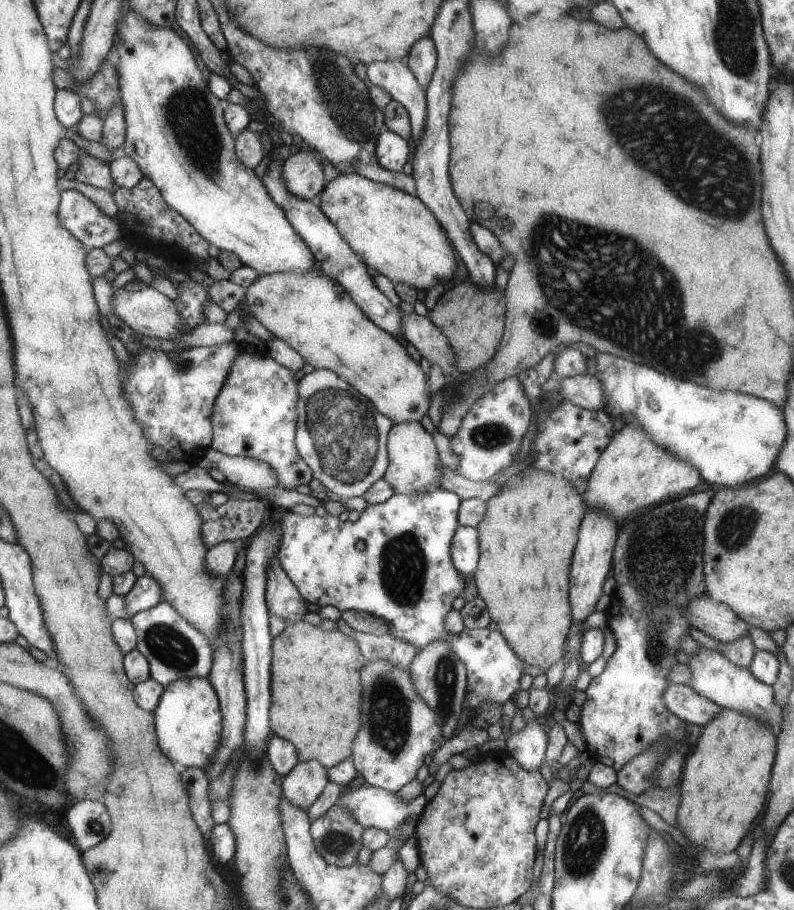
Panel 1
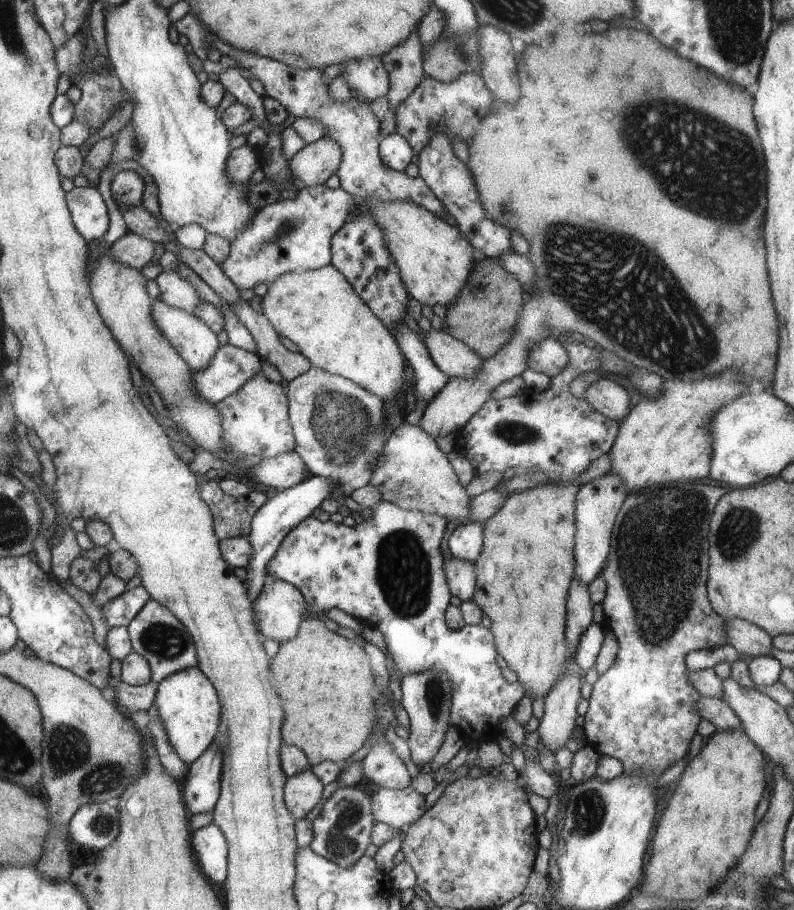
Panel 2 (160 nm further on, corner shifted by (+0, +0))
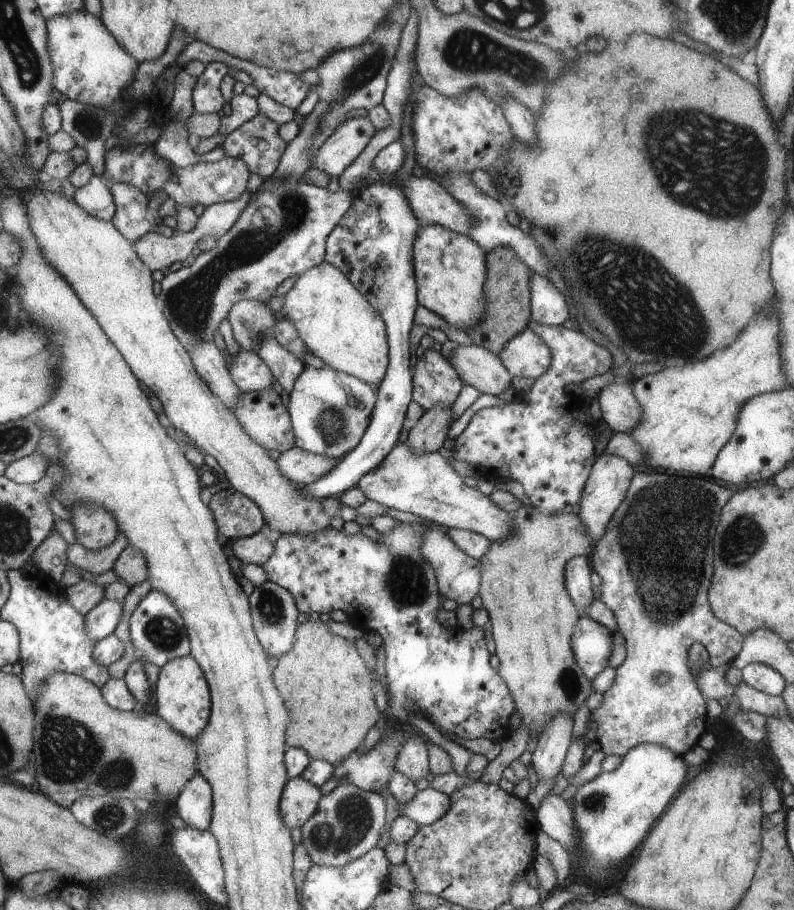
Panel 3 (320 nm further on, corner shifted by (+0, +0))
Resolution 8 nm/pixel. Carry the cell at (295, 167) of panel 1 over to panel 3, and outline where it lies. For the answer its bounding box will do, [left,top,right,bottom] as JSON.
[315,118,377,177]

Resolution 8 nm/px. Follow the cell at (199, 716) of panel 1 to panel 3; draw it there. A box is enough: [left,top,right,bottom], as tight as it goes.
[154,654,211,740]

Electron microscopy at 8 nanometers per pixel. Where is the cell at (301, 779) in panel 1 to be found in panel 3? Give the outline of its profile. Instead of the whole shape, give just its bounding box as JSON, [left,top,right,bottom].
[279,777,322,829]

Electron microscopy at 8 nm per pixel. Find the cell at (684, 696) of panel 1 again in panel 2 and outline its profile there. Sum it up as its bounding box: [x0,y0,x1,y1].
[697,696,741,731]

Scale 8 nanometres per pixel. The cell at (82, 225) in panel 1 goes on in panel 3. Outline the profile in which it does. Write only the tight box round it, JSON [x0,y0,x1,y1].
[73,175,116,221]

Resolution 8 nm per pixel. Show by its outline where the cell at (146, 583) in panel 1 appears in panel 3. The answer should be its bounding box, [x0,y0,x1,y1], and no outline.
[85,597,124,643]

